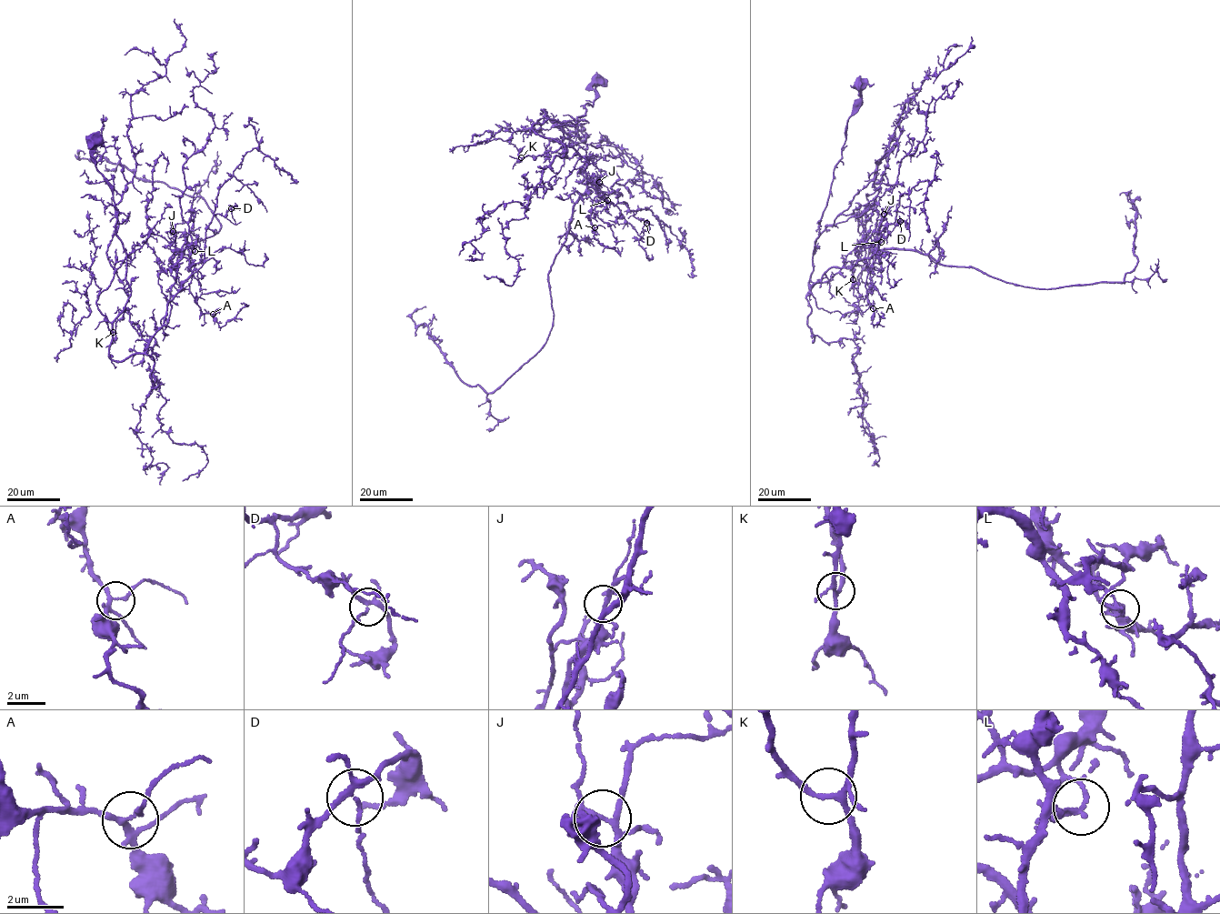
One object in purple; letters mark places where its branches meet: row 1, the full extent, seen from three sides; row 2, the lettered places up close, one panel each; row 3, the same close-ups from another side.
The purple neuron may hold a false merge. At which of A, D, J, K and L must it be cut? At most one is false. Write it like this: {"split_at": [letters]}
{"split_at": ["L"]}

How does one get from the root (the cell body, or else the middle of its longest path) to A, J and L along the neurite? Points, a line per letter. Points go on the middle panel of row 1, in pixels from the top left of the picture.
A: (596, 82), (574, 125), (531, 125), (589, 161), (586, 178), (602, 193), (592, 201), (594, 227)
J: (596, 82), (593, 105), (574, 125), (549, 118), (531, 125), (584, 155), (586, 179), (599, 182)
L: (596, 82), (593, 105), (574, 125), (549, 118), (531, 125), (584, 155), (586, 178), (607, 201)

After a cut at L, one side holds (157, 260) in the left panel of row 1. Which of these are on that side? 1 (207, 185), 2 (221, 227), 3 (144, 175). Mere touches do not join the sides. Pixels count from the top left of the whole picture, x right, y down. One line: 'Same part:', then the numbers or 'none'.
Same part: none

